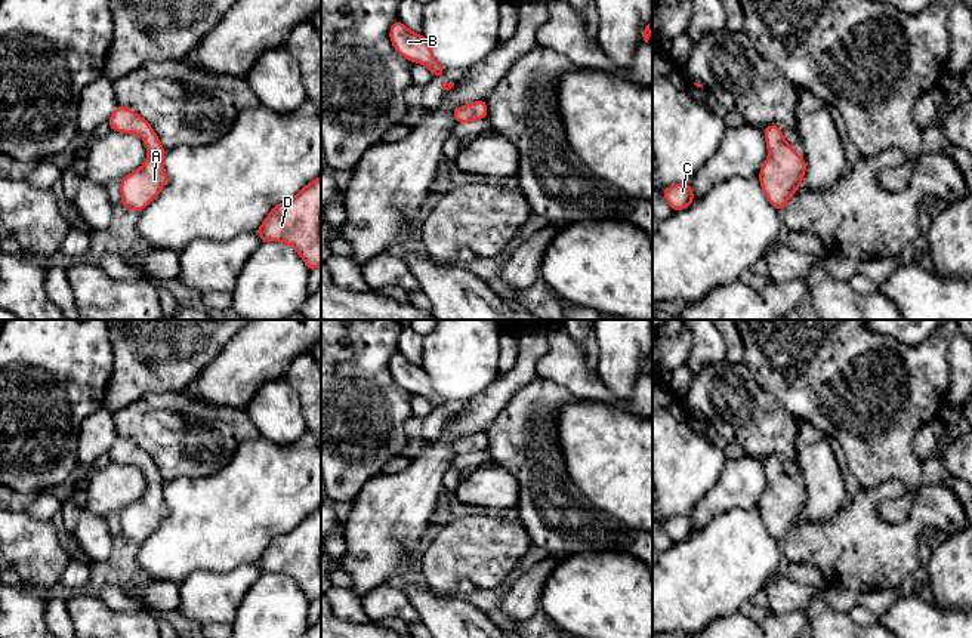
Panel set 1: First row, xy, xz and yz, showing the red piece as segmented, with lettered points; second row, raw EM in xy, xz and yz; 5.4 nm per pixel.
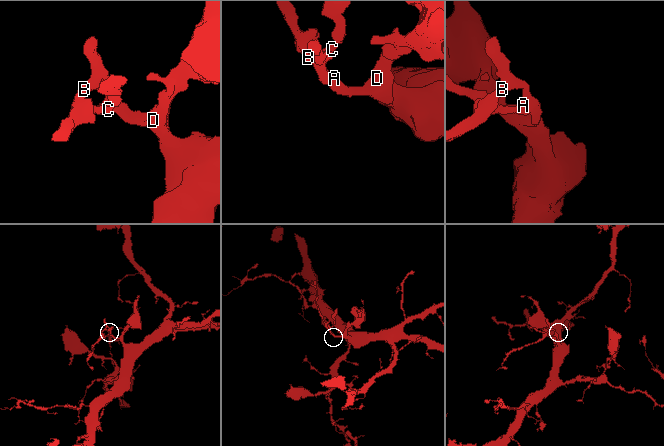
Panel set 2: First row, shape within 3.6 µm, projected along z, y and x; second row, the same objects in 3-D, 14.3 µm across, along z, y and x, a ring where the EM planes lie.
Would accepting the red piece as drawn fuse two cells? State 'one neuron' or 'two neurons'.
one neuron

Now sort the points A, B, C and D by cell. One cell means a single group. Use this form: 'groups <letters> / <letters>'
groups A B C D

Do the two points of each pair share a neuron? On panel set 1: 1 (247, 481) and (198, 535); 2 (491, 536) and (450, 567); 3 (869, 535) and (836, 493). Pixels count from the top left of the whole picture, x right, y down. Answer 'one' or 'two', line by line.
1: one
2: one
3: two

